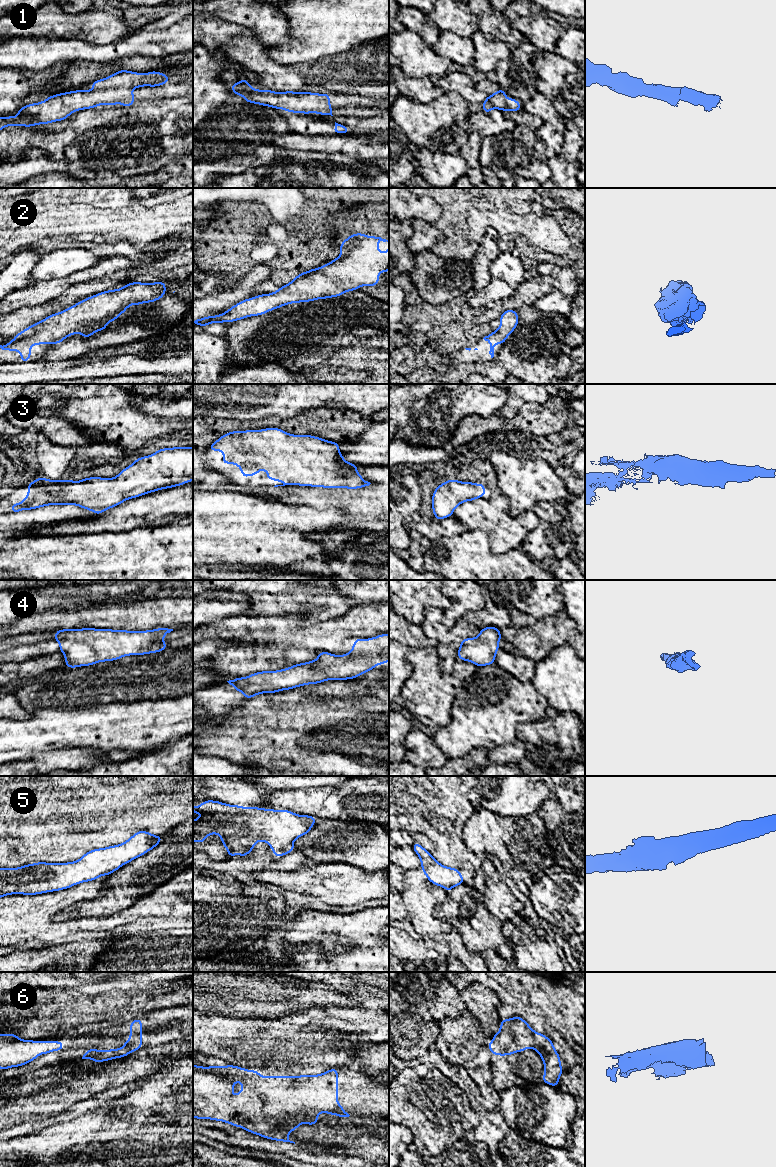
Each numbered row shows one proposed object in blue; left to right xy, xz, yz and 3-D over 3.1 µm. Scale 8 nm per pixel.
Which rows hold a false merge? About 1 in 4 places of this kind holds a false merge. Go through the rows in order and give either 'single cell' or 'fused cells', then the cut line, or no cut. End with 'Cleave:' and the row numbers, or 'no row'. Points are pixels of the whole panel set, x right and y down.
1: single cell; cut none
2: single cell; cut none
3: fused cells; cut xz (255, 430), (265, 438), (276, 458), (277, 467), (271, 472)
4: single cell; cut none
5: single cell; cut none
6: single cell; cut none
Cleave: 3

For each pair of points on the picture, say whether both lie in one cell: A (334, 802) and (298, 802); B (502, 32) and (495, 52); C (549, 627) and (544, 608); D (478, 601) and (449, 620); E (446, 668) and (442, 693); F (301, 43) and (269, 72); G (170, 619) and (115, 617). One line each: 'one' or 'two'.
A: one
B: two
C: two
D: one
E: two
F: two
G: one

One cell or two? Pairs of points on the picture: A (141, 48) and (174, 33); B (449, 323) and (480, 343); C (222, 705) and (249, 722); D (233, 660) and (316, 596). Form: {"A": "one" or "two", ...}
{"A": "one", "B": "one", "C": "two", "D": "two"}

